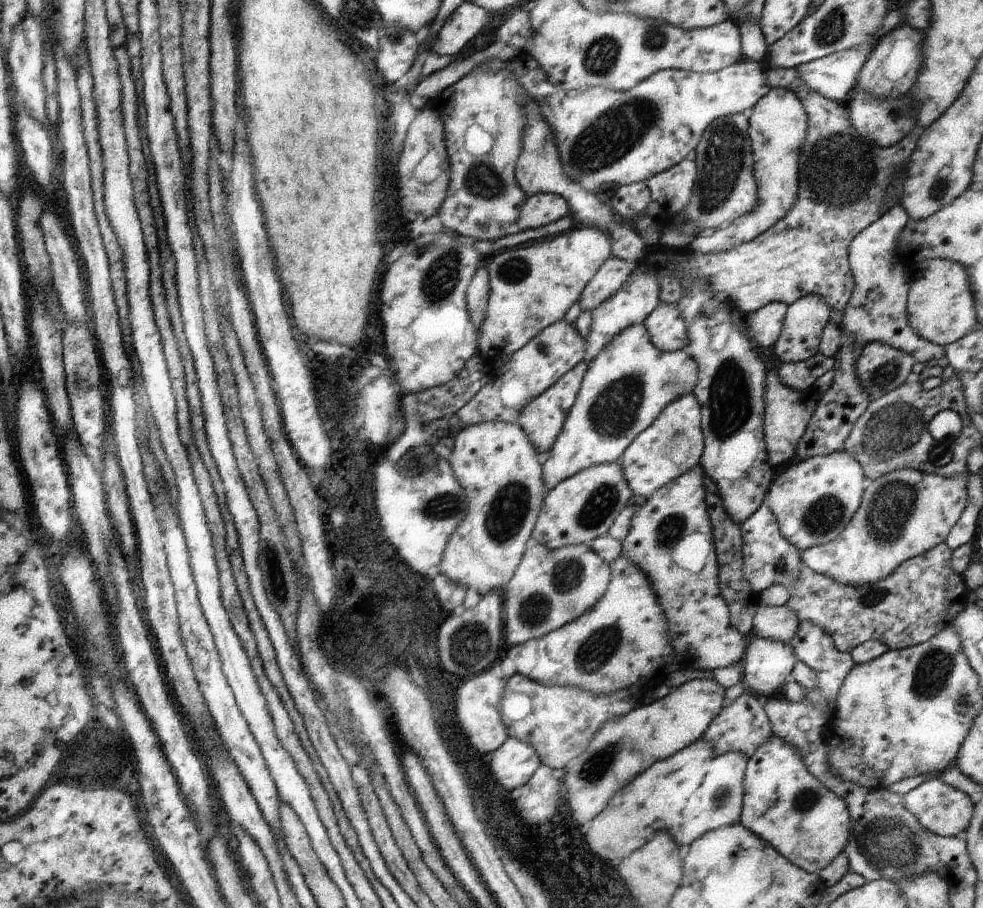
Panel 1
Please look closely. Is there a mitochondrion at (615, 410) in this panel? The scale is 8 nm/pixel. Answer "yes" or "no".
yes

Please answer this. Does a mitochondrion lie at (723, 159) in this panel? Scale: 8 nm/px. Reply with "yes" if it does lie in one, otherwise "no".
yes

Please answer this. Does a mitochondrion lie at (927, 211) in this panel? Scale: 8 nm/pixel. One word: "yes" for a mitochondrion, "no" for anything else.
no

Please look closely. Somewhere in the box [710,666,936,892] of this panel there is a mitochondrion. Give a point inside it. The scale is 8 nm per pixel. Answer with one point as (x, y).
(889, 840)

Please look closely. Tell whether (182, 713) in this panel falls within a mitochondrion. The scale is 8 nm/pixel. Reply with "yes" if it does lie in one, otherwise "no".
no

